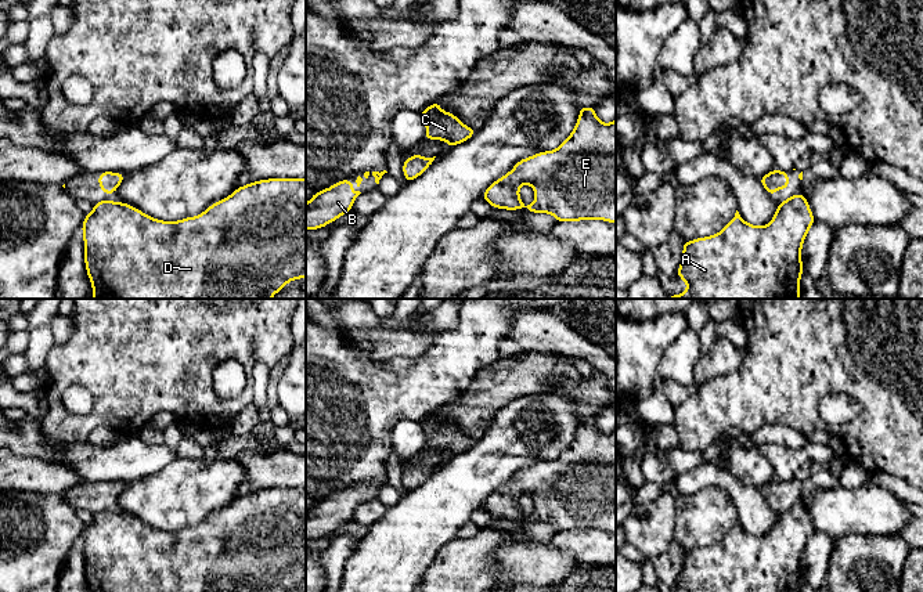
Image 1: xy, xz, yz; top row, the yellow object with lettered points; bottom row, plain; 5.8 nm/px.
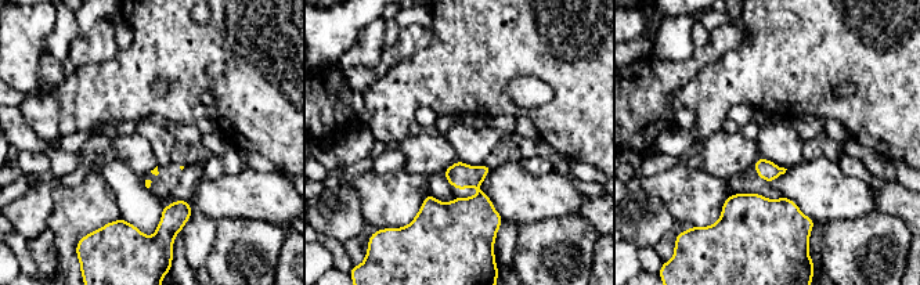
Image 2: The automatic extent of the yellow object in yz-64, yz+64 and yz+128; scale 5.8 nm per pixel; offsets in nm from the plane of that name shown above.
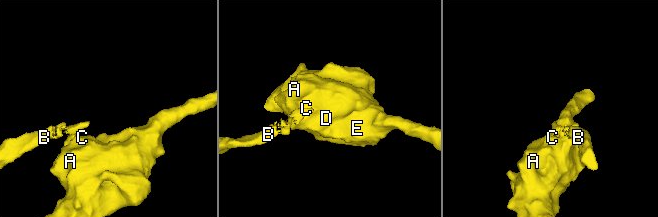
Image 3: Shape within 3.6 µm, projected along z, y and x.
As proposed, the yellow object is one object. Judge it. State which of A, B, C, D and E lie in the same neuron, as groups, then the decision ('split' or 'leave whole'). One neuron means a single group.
A C D E / B | split

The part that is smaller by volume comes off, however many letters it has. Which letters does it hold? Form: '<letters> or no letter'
B

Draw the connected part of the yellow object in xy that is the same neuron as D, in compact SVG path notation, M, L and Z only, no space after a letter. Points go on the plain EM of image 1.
M306 487L267 488L238 497L230 506L212 513L203 523L179 531L154 528L125 512L101 510L82 534L84 574L90 592L289 592L306 586Z

